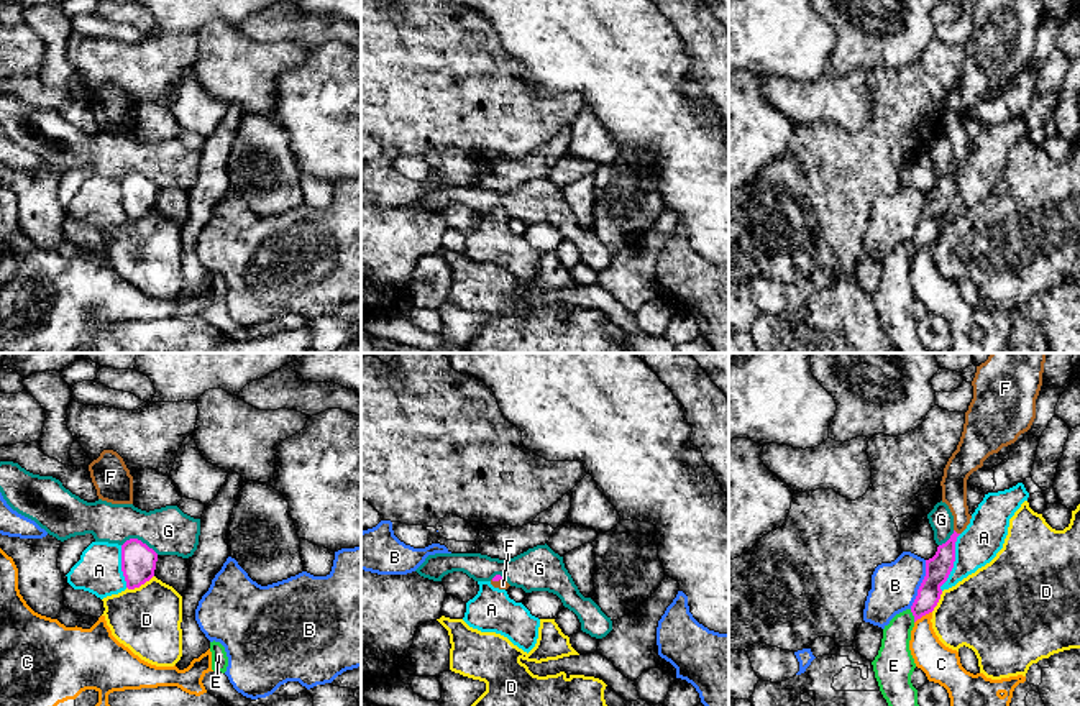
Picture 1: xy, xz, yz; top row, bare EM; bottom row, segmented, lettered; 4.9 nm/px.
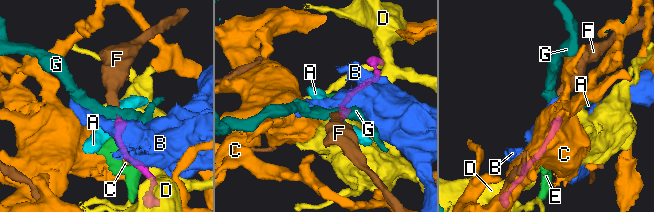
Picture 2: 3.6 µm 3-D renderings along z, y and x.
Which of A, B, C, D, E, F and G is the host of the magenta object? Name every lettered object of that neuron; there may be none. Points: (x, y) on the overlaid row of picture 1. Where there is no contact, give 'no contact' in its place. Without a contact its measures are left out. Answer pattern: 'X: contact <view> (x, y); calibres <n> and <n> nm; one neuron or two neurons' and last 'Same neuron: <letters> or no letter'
A: contact yz (954, 560); calibres 130 and 200 nm; two neurons
B: contact yz (921, 585); calibres 130 and 220 nm; two neurons
C: contact yz (923, 614); calibres 130 and 170 nm; two neurons
D: contact xy (140, 585); calibres 180 and 320 nm; two neurons
E: contact yz (913, 614); calibres 120 and 180 nm; two neurons
F: contact yz (956, 532); calibres 130 and 130 nm; one neuron
G: contact xy (140, 540); calibres 180 and 240 nm; two neurons
Same neuron: F

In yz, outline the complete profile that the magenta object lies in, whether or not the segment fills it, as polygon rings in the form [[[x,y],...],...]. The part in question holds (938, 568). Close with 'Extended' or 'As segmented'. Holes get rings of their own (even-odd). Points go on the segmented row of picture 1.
[[[991,353],[977,366],[973,399],[957,450],[949,458],[942,486],[942,502],[954,516],[954,534],[926,560],[926,576],[911,606],[914,622],[934,611],[955,562],[957,537],[972,516],[967,506],[967,479],[983,461],[1018,440],[1036,419],[1036,399],[1042,386],[1047,353]]]. Extended

